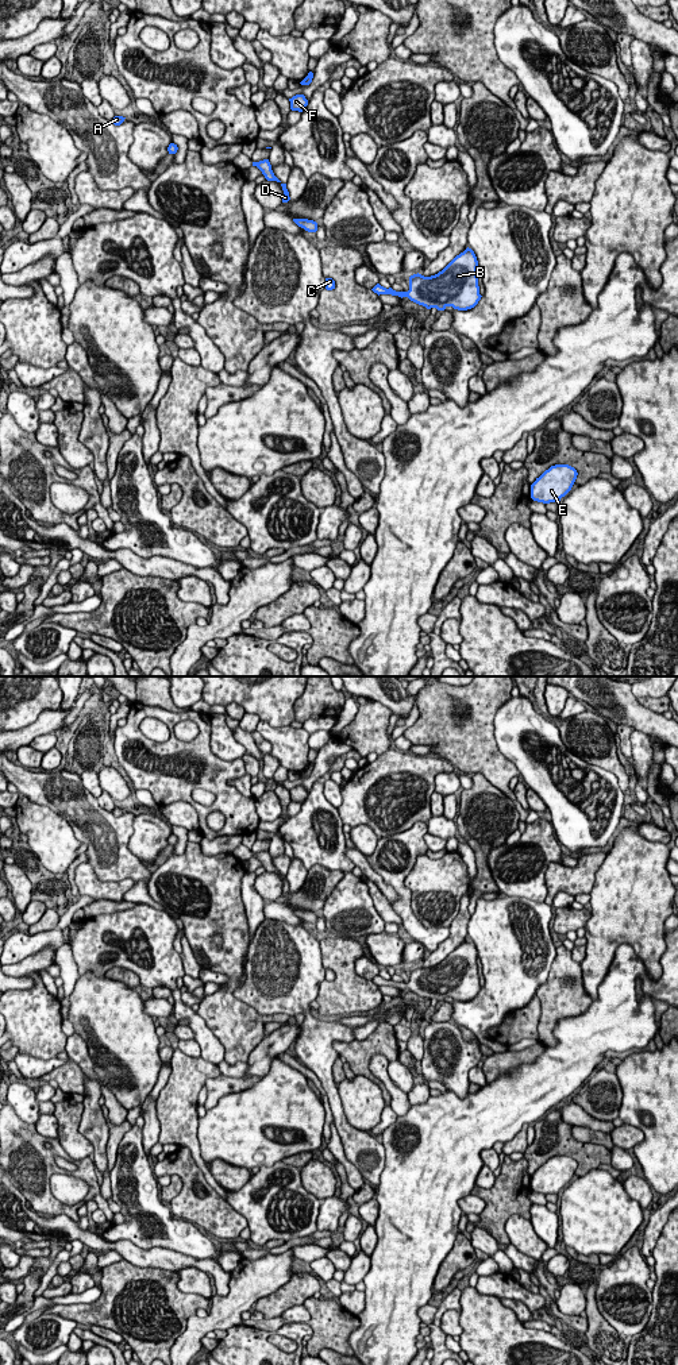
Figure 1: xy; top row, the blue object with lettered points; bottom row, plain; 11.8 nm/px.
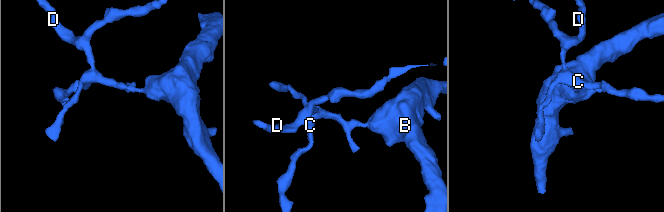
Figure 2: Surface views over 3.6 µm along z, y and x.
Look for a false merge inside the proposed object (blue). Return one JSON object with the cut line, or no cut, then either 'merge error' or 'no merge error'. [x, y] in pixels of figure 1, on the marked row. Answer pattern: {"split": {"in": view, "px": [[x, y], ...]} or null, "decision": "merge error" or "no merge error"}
{"split": null, "decision": "no merge error"}

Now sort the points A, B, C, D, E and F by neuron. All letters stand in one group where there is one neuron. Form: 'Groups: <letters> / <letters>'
Groups: A B C D E F

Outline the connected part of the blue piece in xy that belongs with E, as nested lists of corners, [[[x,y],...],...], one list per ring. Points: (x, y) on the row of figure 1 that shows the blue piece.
[[[555,464],[531,485],[531,498],[538,502],[559,502],[573,487],[577,470],[569,464]]]

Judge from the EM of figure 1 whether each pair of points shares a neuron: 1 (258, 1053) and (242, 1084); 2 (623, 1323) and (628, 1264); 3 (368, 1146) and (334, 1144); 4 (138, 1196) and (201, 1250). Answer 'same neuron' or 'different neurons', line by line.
1: different neurons
2: same neuron
3: different neurons
4: same neuron

